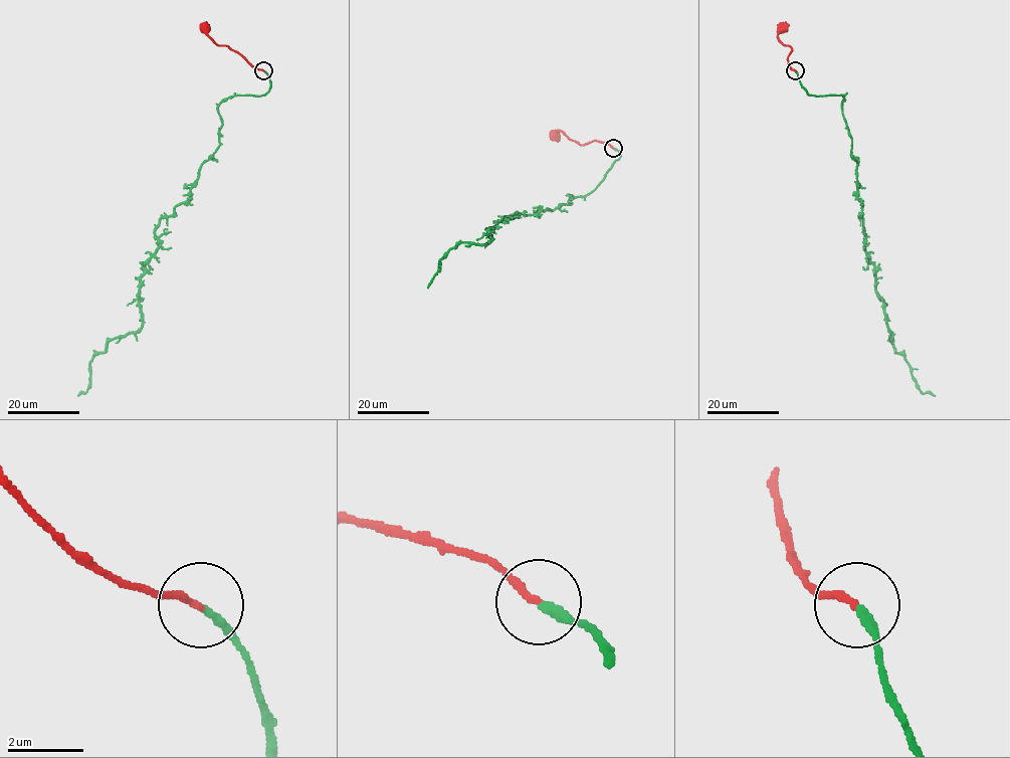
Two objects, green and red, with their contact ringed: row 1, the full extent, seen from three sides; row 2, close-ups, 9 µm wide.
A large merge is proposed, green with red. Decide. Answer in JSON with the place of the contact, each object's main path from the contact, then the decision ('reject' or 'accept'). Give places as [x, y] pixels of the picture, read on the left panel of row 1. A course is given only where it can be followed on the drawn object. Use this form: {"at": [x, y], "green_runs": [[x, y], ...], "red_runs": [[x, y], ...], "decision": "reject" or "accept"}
{"at": [263, 70], "green_runs": [[263, 70], [265, 95], [218, 107], [219, 147], [155, 230], [143, 326], [95, 354], [77, 395]], "red_runs": [[263, 70], [253, 67], [227, 45], [219, 45], [204, 28]], "decision": "accept"}

